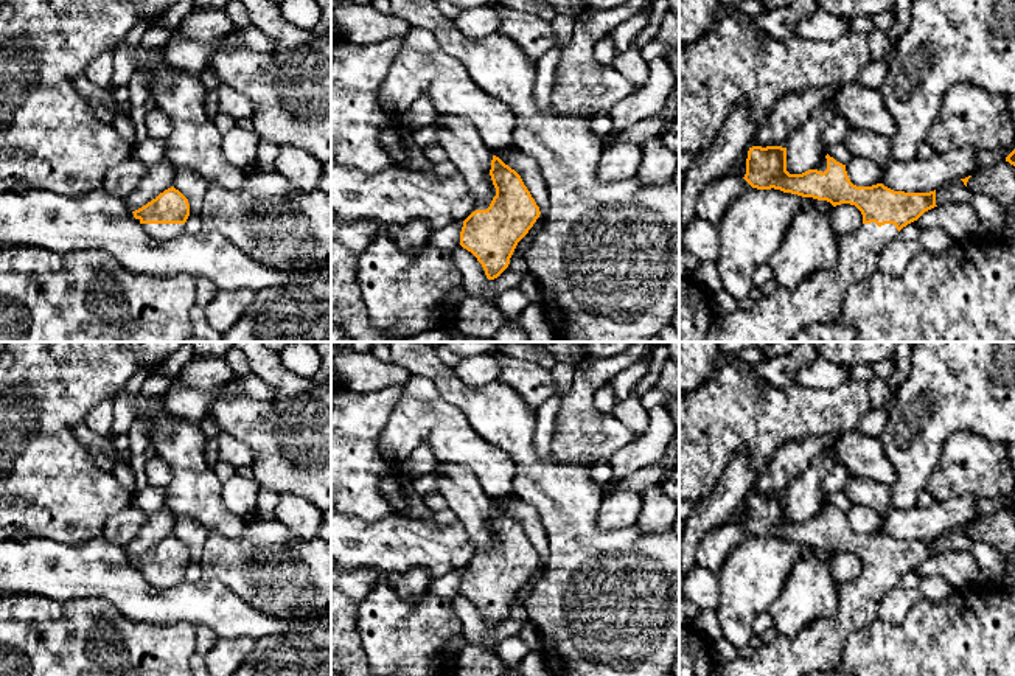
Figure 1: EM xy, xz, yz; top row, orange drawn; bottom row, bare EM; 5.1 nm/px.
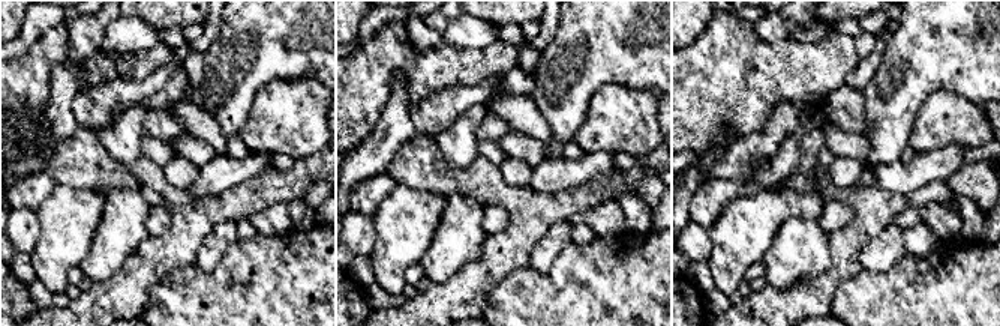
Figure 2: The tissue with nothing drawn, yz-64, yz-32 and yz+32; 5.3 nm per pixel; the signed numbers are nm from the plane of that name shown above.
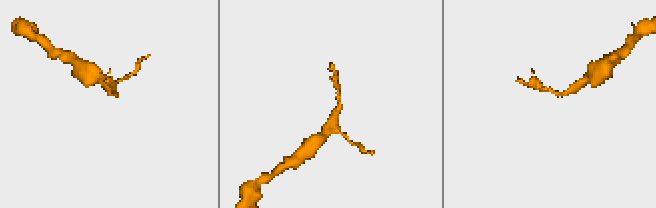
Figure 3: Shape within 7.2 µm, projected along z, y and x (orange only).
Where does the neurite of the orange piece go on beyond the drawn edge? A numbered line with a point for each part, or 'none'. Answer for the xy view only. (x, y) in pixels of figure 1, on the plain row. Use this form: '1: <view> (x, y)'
1: xy (160, 580)

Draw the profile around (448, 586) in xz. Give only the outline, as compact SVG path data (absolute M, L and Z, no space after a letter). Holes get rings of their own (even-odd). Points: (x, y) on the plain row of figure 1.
M463 569L448 572L443 577L431 578L429 591L440 598L452 600L460 594L462 575L463 575Z

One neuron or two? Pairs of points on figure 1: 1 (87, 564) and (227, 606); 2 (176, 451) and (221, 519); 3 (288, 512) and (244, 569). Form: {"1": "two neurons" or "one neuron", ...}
{"1": "one neuron", "2": "one neuron", "3": "two neurons"}

